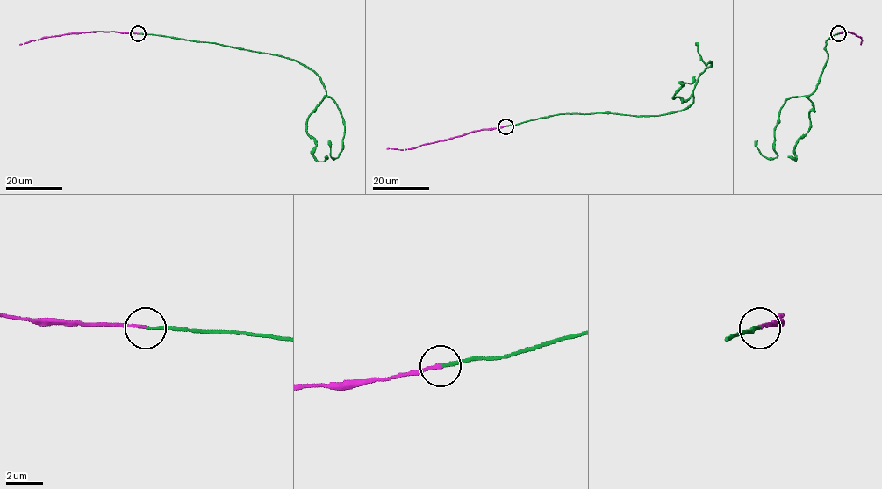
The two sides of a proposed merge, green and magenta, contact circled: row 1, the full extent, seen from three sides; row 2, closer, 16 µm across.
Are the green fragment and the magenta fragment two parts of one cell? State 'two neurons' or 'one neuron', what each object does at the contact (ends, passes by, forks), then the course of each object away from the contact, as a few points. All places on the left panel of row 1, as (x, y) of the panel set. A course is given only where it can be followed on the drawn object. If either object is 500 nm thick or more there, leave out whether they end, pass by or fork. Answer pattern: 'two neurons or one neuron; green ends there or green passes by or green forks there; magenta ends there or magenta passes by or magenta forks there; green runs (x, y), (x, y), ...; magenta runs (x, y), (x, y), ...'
one neuron; green ends there; magenta ends there; green runs (138, 33), (212, 42), (304, 65), (319, 78), (343, 119), (341, 151), (336, 158), (331, 156), (329, 140); magenta runs (138, 33), (72, 32), (19, 44)

